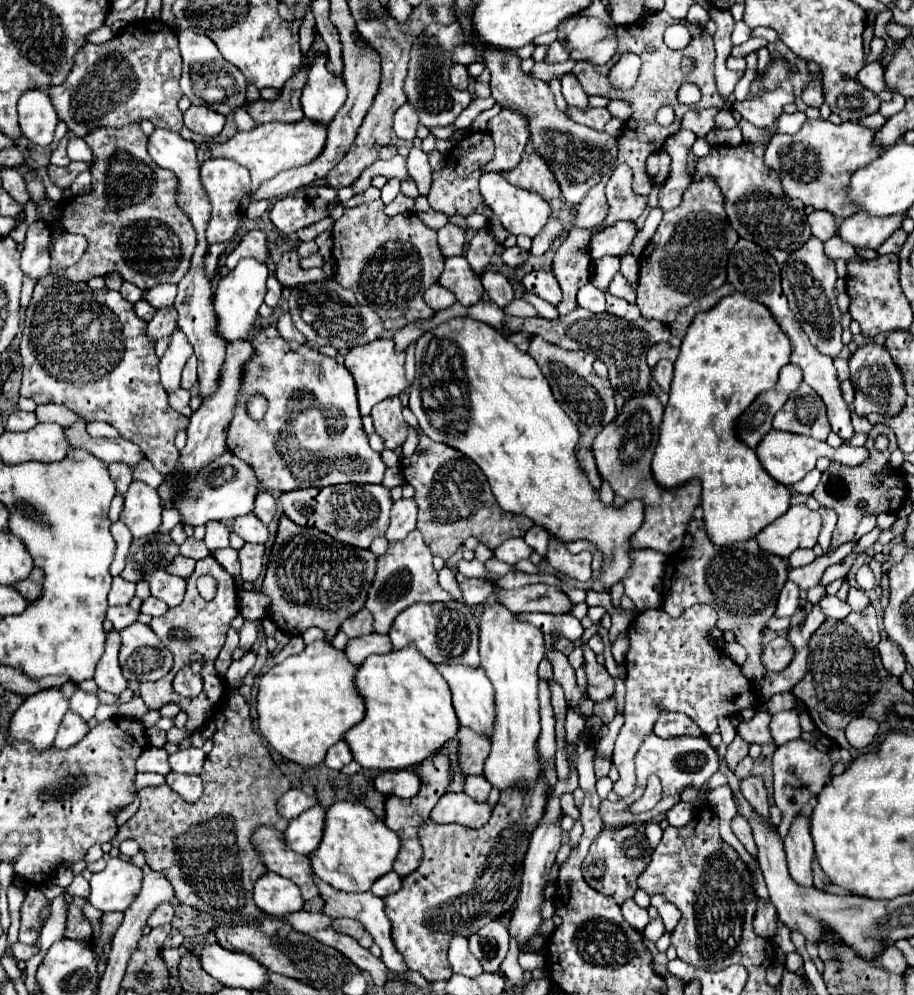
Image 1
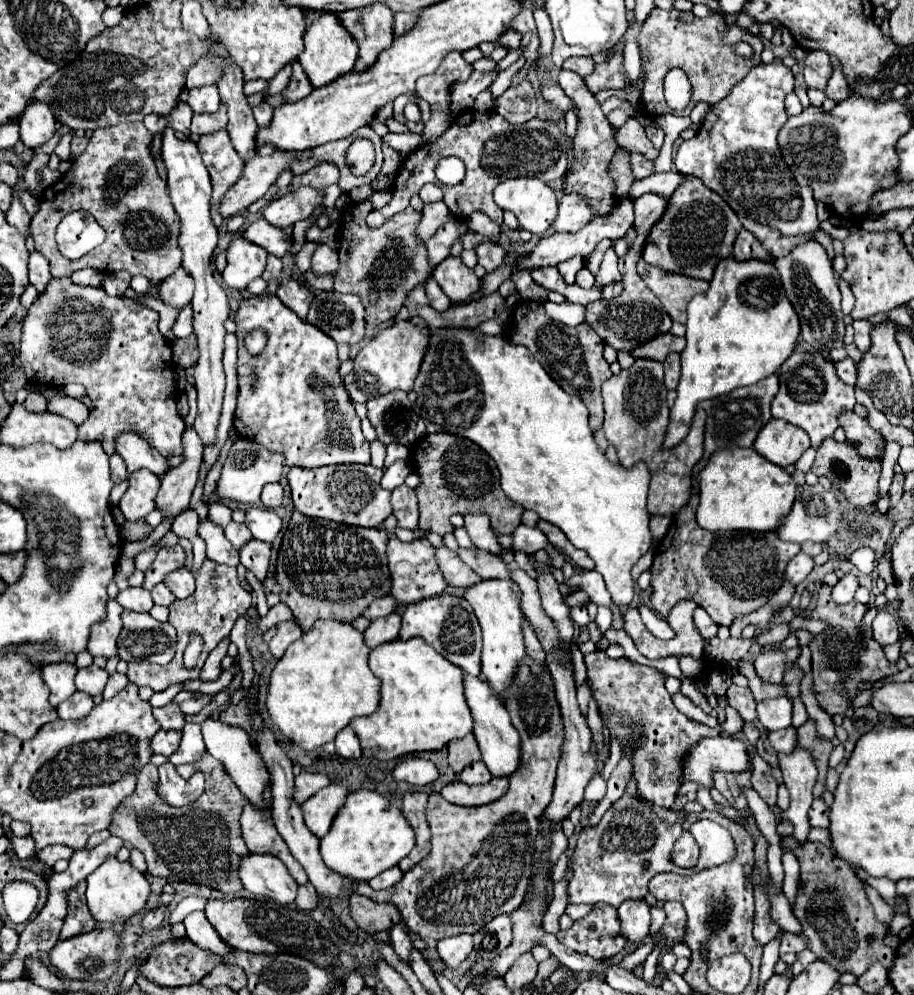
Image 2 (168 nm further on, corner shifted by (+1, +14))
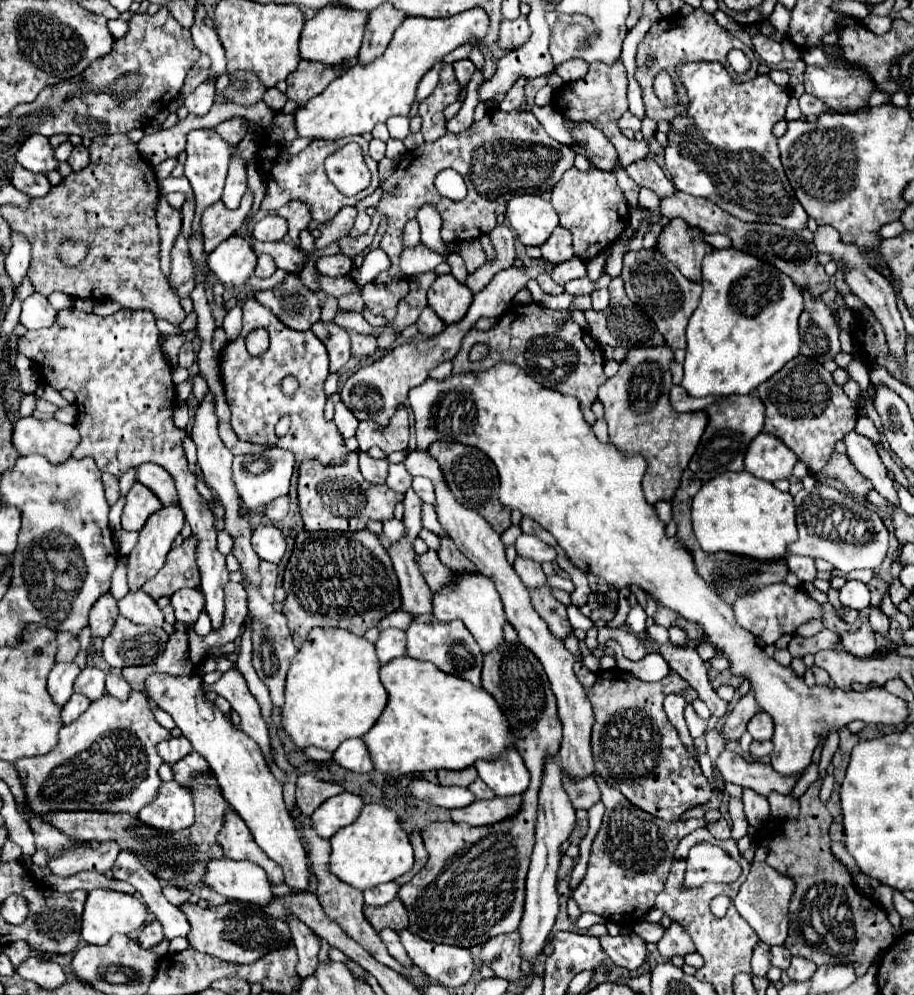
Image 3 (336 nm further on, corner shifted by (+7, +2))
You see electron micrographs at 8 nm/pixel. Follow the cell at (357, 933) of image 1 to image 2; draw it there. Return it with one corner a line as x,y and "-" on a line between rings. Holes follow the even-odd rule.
360,894
350,896
350,912
358,928
368,934
388,930
392,924
402,922
402,916
394,904
388,904
388,902
378,904
372,898
366,898

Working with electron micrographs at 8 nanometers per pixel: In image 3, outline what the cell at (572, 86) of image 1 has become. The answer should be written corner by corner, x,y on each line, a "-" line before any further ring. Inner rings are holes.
592,166
588,172
570,168
552,190
552,206
560,216
560,224
574,236
574,256
588,260
610,246
628,224
628,204
616,184
612,172

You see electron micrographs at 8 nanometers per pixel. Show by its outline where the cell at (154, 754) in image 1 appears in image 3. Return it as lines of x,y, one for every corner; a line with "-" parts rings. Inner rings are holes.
184,736
164,740
164,742
160,742
156,748
158,748
158,756
160,756
166,764
170,764
170,766
172,766
174,762
178,762
180,758
184,758
186,754
192,752
192,744
190,744

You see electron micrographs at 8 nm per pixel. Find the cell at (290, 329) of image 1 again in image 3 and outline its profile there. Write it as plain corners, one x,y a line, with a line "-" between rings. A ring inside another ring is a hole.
294,274
272,290
256,292
256,298
292,330
308,330
320,320
320,300

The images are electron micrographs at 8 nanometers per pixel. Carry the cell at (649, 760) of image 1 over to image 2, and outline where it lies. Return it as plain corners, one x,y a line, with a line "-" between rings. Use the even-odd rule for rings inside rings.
734,736
702,738
688,758
684,758
684,782
698,782
704,786
712,784
712,770
722,772
746,772
750,768
748,748

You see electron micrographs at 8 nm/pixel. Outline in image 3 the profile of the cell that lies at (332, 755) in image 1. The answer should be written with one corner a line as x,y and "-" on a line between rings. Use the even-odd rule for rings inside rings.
360,738
344,740
338,746
338,750
334,752
334,762
338,762
346,770
358,772
358,774
364,774
364,772
372,770
372,762
368,758
368,750
366,750
366,746
362,744

